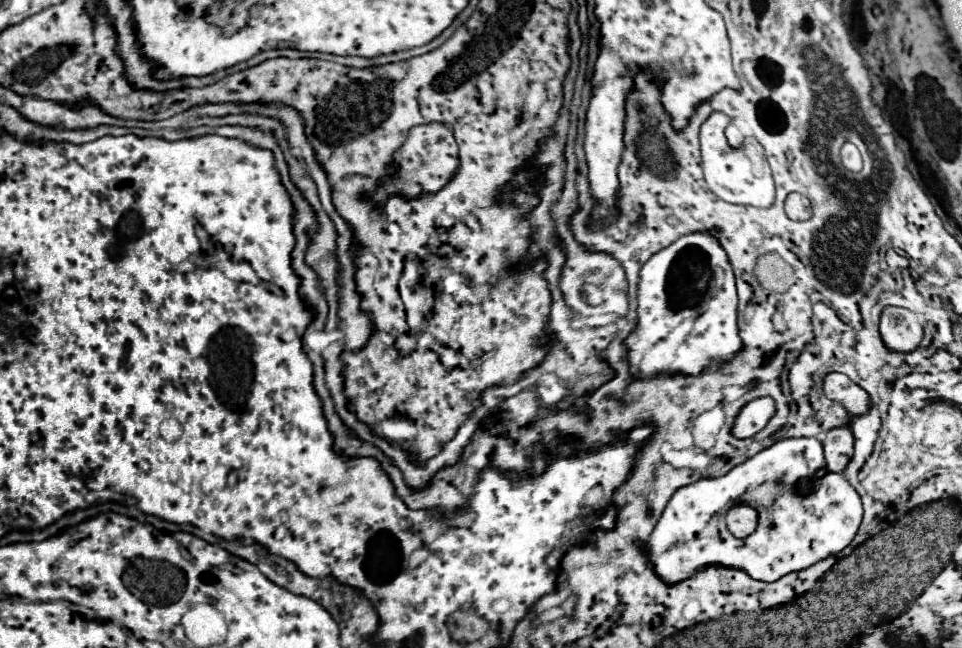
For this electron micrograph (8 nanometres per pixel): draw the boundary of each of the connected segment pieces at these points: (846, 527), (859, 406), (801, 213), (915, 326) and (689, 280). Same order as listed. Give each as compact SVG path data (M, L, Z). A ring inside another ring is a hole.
M815 437L777 441L769 449L763 449L755 457L747 459L735 473L757 473L757 477L741 477L741 489L737 489L737 497L741 495L745 505L753 505L759 511L757 531L747 539L721 535L721 541L725 541L725 545L721 545L721 557L725 557L729 565L721 565L721 561L689 561L689 557L673 557L653 565L655 575L665 585L677 585L693 577L699 569L717 565L739 569L745 571L751 579L771 583L787 573L807 569L817 561L827 559L829 555L841 553L853 541L863 519L859 493L847 483L843 475L823 477L813 497L797 497L797 493L793 493L797 479L813 475L823 465L823 445Z
M829 373L825 377L823 389L825 395L832 401L841 403L851 417L865 415L872 405L868 393L842 373Z
M791 193L785 201L785 211L793 221L805 221L811 217L811 203L799 193Z
M885 307L881 313L881 337L893 351L913 351L919 347L923 327L917 315L901 307Z
M711 231L683 235L673 241L669 247L651 255L651 259L643 265L639 273L637 285L637 327L625 337L623 347L627 351L625 361L629 363L629 373L633 379L651 379L661 373L695 377L705 371L717 369L717 363L729 363L739 351L743 351L743 341L739 337L737 325L737 285L731 261L721 247L719 239ZM653 349L659 351L675 351L675 357L669 359L663 353L651 355Z

